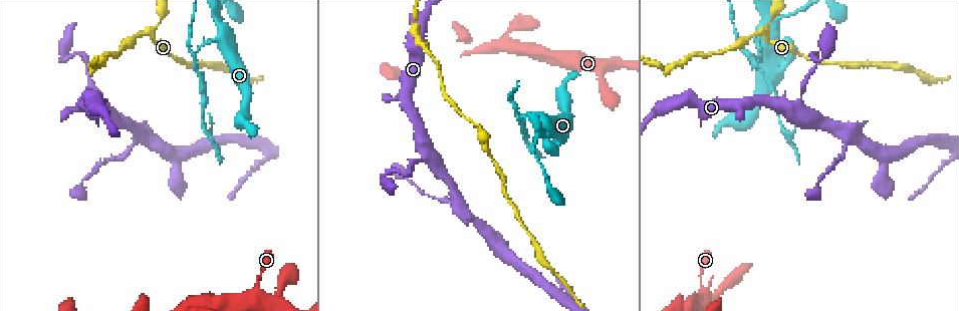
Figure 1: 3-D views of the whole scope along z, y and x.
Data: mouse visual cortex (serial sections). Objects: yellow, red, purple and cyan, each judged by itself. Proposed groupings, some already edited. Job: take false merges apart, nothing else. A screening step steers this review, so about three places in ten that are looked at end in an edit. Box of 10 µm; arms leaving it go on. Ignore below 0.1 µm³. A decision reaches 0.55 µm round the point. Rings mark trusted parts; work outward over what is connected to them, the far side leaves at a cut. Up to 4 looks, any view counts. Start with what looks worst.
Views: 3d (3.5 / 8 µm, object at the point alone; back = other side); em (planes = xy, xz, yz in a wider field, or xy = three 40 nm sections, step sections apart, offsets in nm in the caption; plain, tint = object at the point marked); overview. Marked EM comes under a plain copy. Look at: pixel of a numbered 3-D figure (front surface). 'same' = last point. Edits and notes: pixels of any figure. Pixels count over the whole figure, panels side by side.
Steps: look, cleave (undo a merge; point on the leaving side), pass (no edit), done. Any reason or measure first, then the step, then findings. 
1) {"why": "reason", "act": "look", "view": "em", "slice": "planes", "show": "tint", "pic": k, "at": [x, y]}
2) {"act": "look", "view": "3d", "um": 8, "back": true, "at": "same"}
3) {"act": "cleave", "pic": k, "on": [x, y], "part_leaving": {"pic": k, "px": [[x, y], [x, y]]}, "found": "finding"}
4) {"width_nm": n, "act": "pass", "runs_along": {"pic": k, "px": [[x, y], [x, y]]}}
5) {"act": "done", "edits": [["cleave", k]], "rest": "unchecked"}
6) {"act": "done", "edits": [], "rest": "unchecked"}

{"why": "sharp bend", "act": "look", "view": "3d", "um": 8, "pic": 1, "at": [194, 58]}

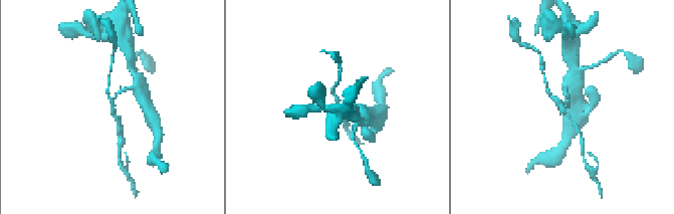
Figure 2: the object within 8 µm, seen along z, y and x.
{"why": "now the EM", "act": "look", "view": "em", "slice": "xy", "step": 1, "show": "tint", "at": "same"}

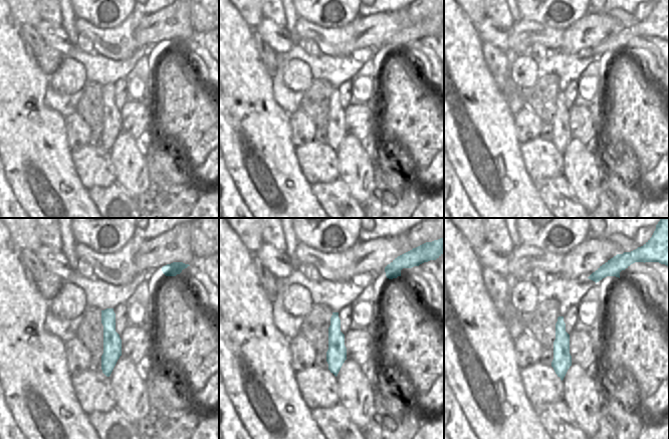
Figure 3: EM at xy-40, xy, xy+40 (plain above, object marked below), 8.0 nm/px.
{"act": "cleave", "pic": 2, "on": [120, 128], "part_leaving": {"pic": 2, "px": [[113, 104], [120, 129], [120, 141]]}, "found": "two cells meet here"}

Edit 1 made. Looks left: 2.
{"why": "thin neck", "act": "look", "view": "3d", "um": 3.5, "pic": 1, "at": [142, 31]}

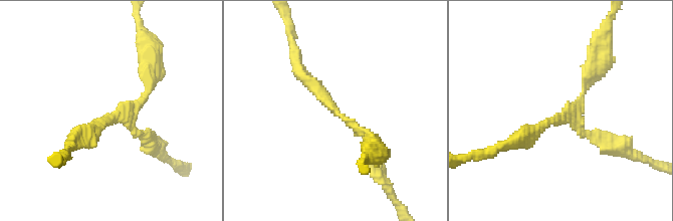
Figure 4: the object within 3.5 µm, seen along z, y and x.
{"why": "need the tissue", "act": "look", "view": "em", "slice": "xy", "step": 1, "show": "tint", "pic": 4, "at": [339, 115]}

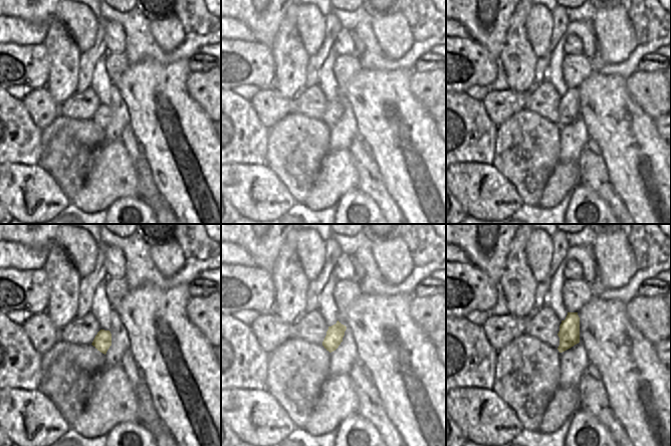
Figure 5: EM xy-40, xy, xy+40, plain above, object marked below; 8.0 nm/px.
{"arms": 3, "arm_widths_nm": [100, 200, 200], "act": "pass", "runs_along": {"pic": 4, "px": [[377, 158], [368, 138], [299, 70]]}, "found": "one cell here"}

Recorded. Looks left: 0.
{"act": "done", "edits": [["cleave", 2]], "rest": "unchecked"}

